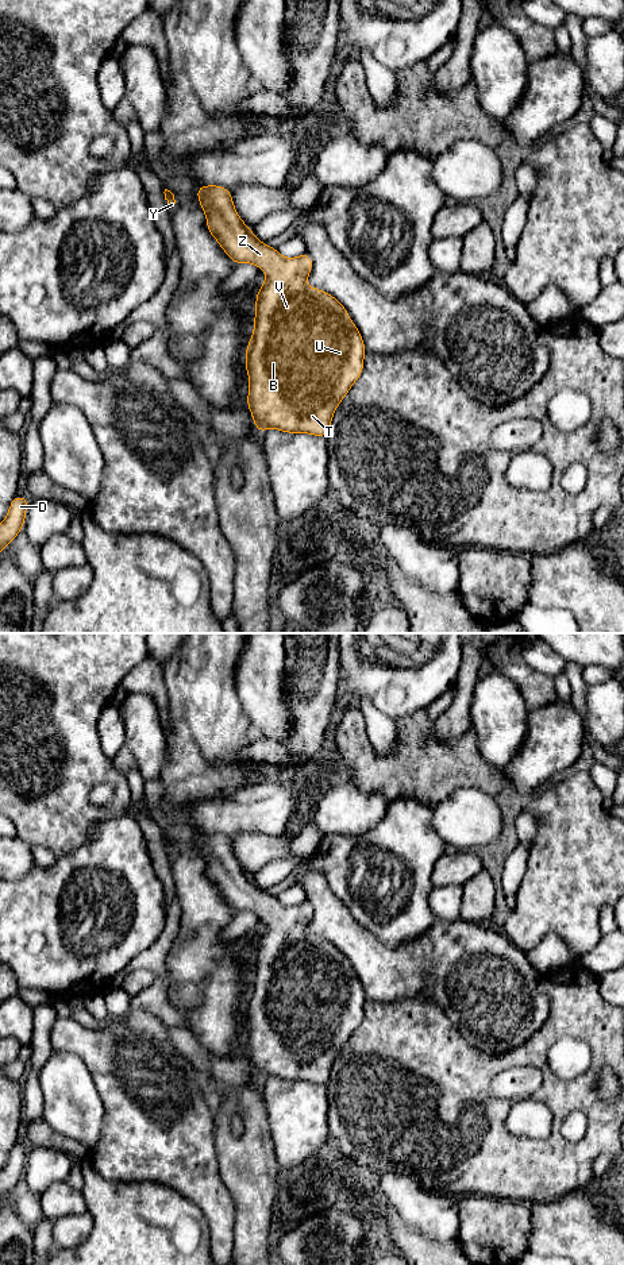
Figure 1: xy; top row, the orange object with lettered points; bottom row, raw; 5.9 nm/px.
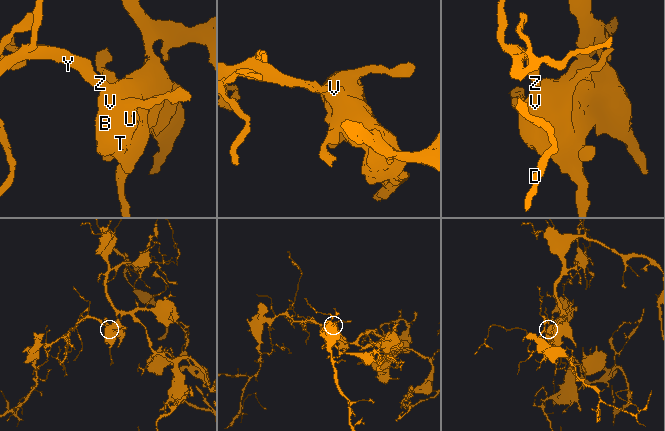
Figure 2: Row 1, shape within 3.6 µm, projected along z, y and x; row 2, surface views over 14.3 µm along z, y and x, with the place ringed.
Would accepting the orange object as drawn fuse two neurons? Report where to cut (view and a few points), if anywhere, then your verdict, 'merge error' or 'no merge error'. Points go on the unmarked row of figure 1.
no cut; no merge error

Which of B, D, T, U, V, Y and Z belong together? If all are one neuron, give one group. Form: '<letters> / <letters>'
B D T U V Y Z

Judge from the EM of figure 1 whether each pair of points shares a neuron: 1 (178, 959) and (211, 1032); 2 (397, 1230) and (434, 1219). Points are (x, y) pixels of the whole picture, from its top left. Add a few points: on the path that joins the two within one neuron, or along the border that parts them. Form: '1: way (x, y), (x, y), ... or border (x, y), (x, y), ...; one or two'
1: way (196, 976), (211, 994), (211, 1014); one
2: border (389, 1203), (408, 1227), (435, 1242); two

